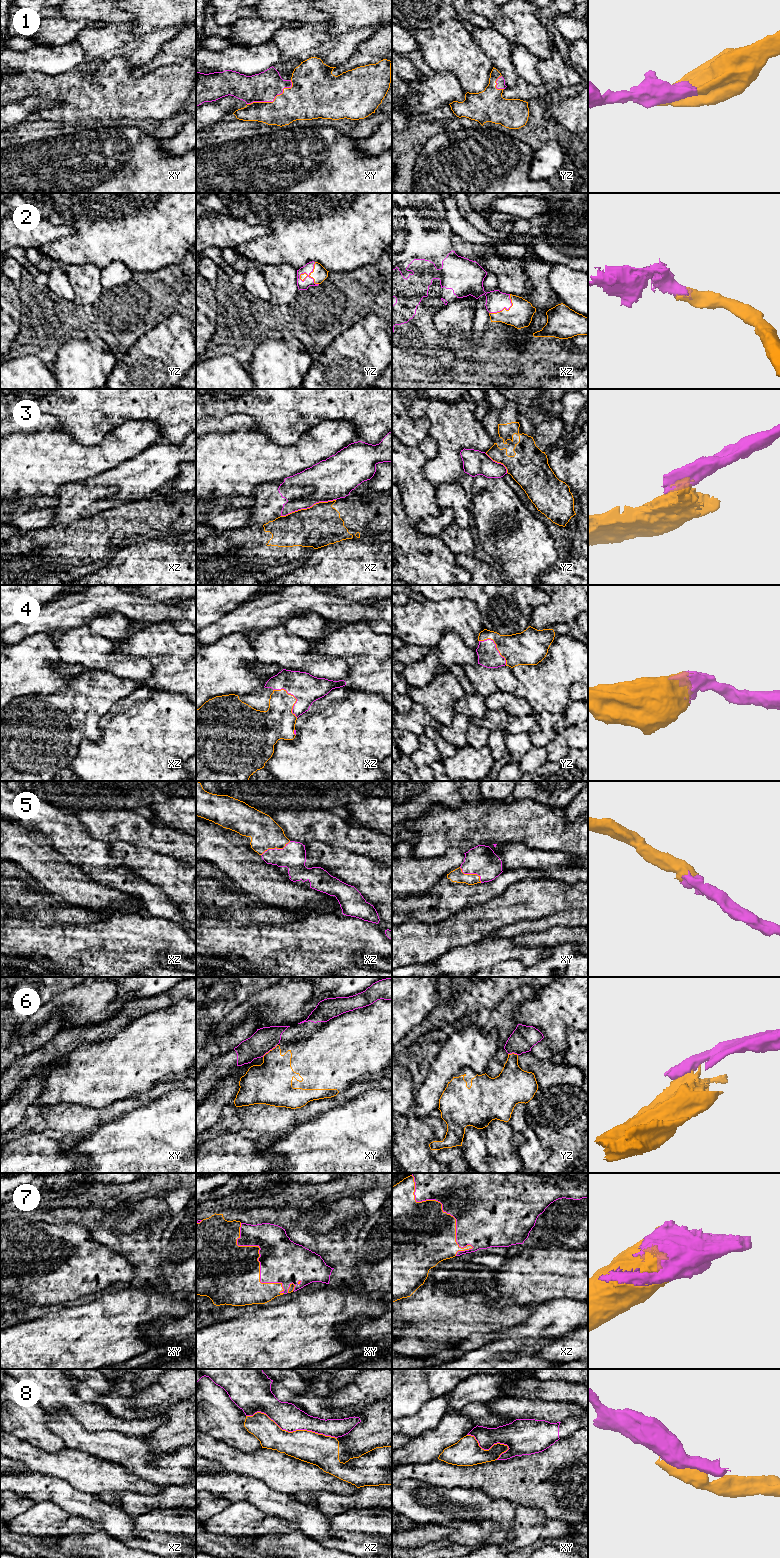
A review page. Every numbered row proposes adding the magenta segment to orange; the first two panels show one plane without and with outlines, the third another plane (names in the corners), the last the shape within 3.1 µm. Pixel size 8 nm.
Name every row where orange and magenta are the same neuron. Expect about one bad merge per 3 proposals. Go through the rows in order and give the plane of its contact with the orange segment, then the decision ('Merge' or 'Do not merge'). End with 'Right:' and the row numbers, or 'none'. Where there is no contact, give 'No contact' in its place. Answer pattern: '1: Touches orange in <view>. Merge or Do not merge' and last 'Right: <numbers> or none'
1: Touches orange in xy. Merge
2: Touches orange in yz. Merge
3: Touches orange in xz. Do not merge
4: Touches orange in xz. Merge
5: Touches orange in xz. Merge
6: Touches orange in xy. Do not merge
7: Touches orange in xz. Merge
8: Touches orange in xz. Do not merge
Right: 1, 2, 4, 5, 7

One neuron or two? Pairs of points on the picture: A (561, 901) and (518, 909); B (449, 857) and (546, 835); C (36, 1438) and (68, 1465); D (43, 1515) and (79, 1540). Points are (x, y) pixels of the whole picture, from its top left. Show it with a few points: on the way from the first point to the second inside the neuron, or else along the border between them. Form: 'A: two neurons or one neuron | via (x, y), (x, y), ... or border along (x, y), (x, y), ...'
A: one neuron | via (550, 901), (533, 901), (529, 905)
B: two neurons | border along (463, 852), (457, 848), (450, 847), (440, 856)
C: two neurons | border along (31, 1444), (48, 1452), (61, 1452), (65, 1448)
D: two neurons | border along (94, 1531), (69, 1534), (62, 1537)

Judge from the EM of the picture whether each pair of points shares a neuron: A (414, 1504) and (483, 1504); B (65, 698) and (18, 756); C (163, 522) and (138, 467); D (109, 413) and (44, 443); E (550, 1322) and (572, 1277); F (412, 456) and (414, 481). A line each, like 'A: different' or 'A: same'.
A: same
B: same
C: different
D: different
E: different
F: same

